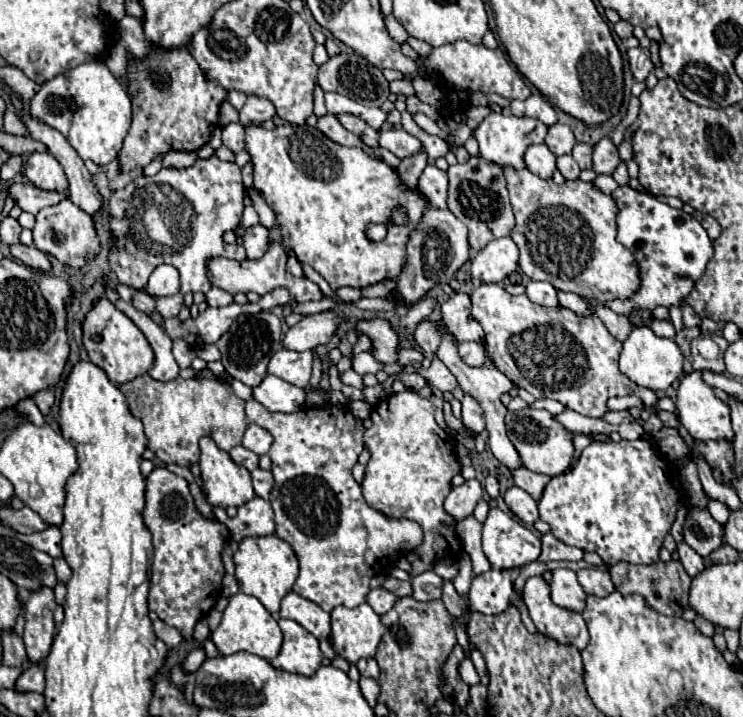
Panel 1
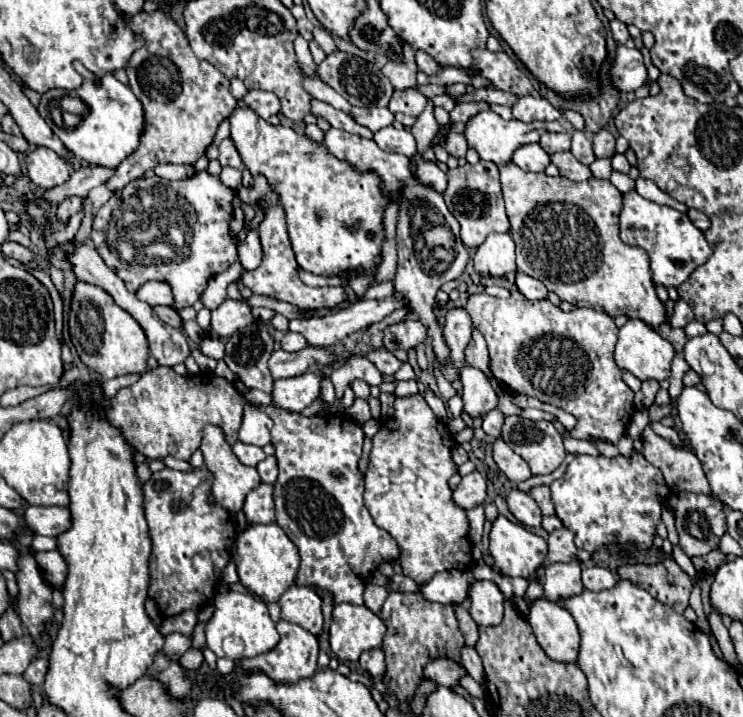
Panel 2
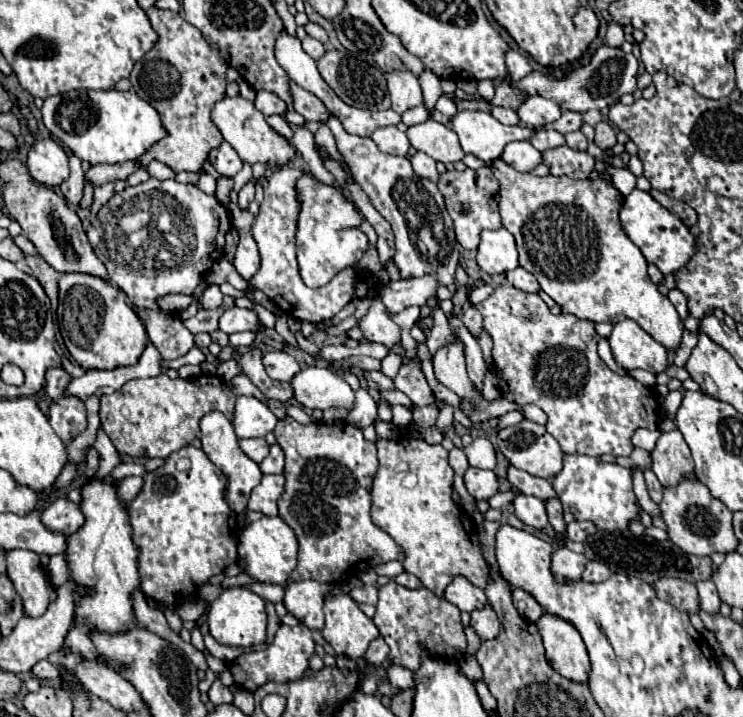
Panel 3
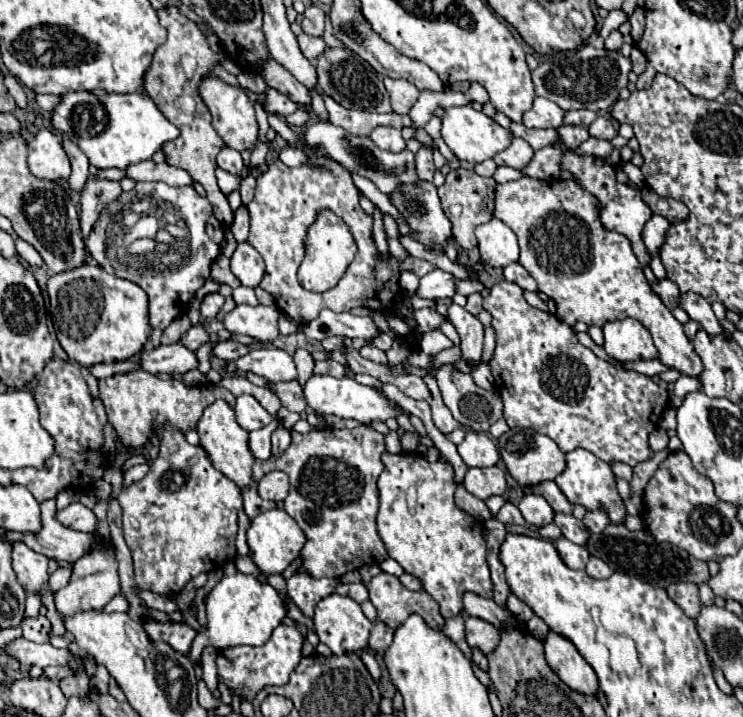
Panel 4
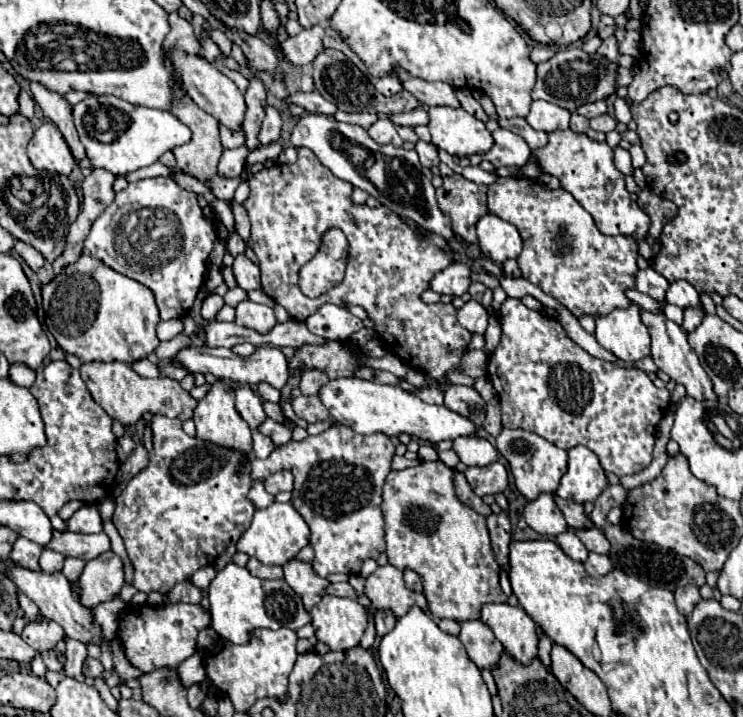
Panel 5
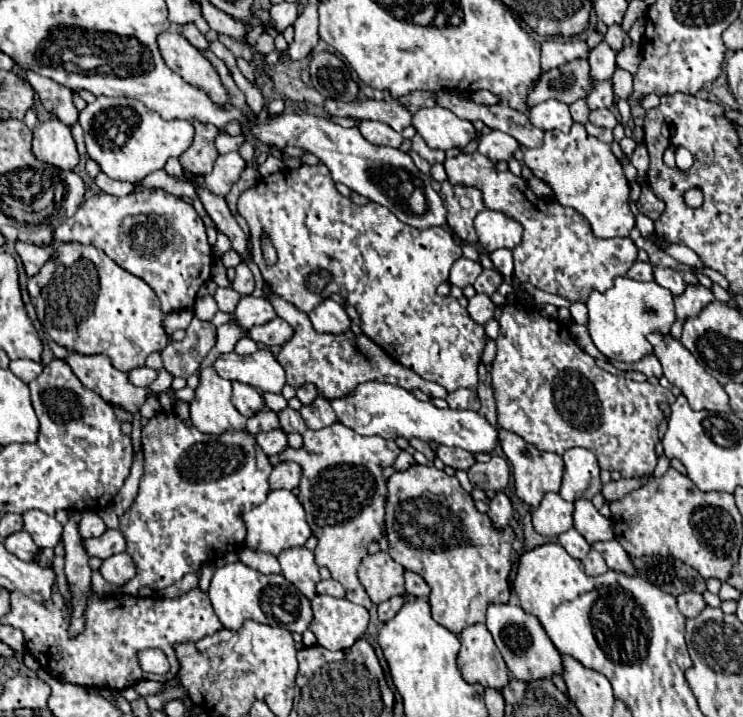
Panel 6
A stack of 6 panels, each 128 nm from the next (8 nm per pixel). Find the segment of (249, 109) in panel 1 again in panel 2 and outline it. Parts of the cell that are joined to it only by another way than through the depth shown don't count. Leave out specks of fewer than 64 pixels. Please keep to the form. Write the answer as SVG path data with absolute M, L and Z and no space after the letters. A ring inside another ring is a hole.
M250 90L244 96L244 104L264 120L280 112L280 100L276 98L276 94L264 92L264 90Z

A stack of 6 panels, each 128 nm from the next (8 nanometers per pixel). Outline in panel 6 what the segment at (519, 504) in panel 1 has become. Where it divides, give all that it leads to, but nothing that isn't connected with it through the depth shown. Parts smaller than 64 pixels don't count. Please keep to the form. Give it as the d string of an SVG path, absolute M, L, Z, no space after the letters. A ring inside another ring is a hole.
M556 492L544 494L544 500L538 508L532 510L532 524L534 530L542 536L558 536L572 528L574 520L574 504L560 498Z

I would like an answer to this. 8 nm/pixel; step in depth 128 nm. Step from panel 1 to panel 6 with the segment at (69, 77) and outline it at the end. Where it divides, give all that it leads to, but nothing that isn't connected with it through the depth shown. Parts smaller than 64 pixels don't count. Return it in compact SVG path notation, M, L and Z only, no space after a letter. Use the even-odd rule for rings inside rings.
M98 96L92 104L88 104L78 118L80 126L84 128L84 142L88 148L88 156L100 166L100 170L104 174L108 174L114 180L128 180L128 182L138 182L144 176L162 170L166 160L172 156L180 156L194 140L194 126L188 120L162 120L158 112L148 110L142 102L138 100L130 100L130 98L106 98L106 96ZM116 106L124 106L130 108L132 112L136 112L138 116L138 126L136 130L128 136L128 140L122 146L102 146L98 142L96 130L94 130L94 122L96 116L102 114L108 108L116 108Z

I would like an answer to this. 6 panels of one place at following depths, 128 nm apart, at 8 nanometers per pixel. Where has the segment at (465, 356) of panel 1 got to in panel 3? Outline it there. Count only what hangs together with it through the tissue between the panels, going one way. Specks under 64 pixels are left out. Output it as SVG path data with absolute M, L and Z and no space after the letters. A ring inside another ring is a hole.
M468 306L466 308L462 322L468 328L468 332L472 332L472 336L480 338L480 332L482 332L482 316L480 316L480 312L474 306Z

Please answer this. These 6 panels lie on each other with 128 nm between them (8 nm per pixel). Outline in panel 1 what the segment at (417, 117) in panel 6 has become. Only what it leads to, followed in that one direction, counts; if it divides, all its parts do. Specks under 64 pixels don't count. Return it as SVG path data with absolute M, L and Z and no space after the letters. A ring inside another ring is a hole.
M498 112L488 114L482 124L474 130L474 136L480 144L480 156L486 158L488 162L494 162L502 168L524 168L524 152L532 144L542 144L546 138L548 126L544 126L536 118L516 118L516 116L504 116Z

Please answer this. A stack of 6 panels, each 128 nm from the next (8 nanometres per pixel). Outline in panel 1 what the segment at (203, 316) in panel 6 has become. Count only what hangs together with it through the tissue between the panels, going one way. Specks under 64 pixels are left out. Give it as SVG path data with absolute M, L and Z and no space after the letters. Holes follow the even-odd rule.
M210 288L208 292L206 292L206 302L208 302L208 306L228 306L228 304L232 304L234 302L234 296L232 294L228 294L226 290L220 290L220 288Z

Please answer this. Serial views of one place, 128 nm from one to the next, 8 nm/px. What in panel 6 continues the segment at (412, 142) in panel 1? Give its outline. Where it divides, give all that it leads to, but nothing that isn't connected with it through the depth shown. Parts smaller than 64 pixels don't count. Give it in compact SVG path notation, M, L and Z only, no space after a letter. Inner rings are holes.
M364 120L360 126L360 132L366 140L370 140L372 144L382 144L382 146L392 146L392 148L400 148L402 144L402 134L392 130L388 124L384 122L372 122L372 120Z

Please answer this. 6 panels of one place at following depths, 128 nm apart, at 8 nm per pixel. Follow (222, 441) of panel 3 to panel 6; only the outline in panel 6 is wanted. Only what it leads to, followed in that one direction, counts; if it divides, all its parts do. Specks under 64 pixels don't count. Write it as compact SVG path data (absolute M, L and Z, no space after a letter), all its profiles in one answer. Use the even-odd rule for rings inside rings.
M206 368L200 374L200 386L196 388L196 398L190 404L192 424L204 434L224 434L228 430L246 430L246 418L232 404L232 384L220 378L214 368Z

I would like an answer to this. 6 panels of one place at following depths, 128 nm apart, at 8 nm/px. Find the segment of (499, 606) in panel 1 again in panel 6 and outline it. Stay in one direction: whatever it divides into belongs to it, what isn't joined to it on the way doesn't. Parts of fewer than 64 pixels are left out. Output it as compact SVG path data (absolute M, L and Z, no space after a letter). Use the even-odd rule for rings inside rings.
M484 624L464 628L464 632L460 632L460 642L458 668L466 682L480 682L496 690L502 690L510 682L504 658Z

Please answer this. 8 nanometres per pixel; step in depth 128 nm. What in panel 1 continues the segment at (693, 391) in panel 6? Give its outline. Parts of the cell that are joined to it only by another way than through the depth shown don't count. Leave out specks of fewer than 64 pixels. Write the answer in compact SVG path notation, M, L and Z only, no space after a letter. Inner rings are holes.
M504 168L504 176L516 216L516 228L510 238L520 250L520 268L528 278L546 280L556 290L568 290L582 298L596 298L600 302L630 298L640 288L640 272L634 256L616 240L616 206L612 196L602 194L590 182L582 180L564 182L560 186L554 180L542 180L528 168Z

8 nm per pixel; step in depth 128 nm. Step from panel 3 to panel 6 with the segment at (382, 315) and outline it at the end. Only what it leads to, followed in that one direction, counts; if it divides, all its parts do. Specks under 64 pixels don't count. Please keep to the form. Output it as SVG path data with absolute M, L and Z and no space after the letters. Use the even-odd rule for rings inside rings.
M324 300L322 304L318 304L310 314L312 326L316 332L320 334L340 334L340 332L348 332L350 330L350 316L346 314L344 306L340 306L334 300Z

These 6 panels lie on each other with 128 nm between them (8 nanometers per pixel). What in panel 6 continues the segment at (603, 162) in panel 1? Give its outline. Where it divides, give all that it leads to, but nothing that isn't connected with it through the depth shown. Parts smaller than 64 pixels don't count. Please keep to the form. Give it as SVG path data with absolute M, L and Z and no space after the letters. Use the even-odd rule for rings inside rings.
M602 108L602 110L594 110L590 112L590 122L594 126L600 126L600 128L614 128L618 124L618 120L614 118L614 114L608 110L608 108Z

